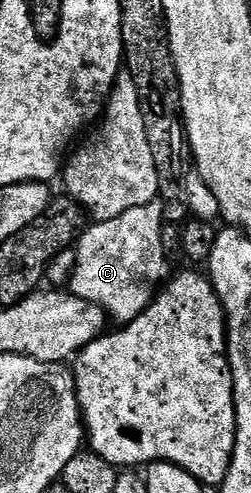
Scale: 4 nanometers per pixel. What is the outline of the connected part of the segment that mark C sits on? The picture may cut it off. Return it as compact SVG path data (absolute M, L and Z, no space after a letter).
M159 201L129 209L121 217L92 222L74 248L75 272L71 275L70 294L99 304L112 320L127 321L145 310L168 278L163 227L165 208Z

